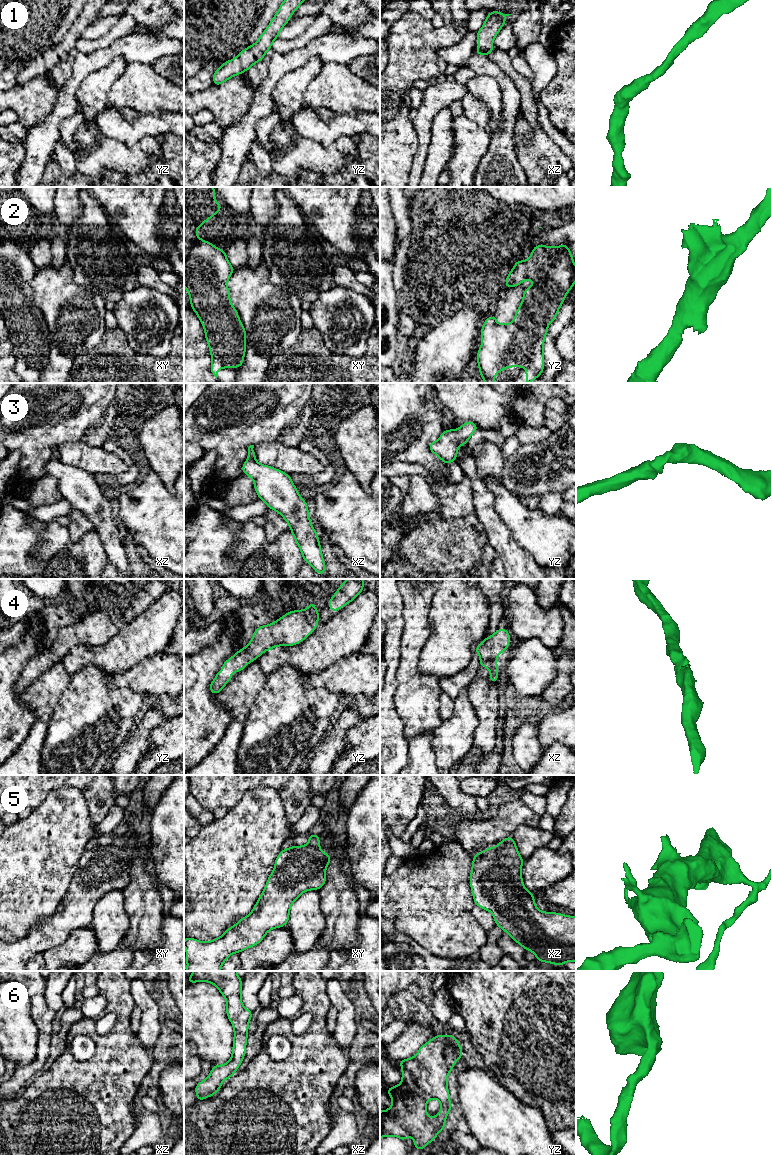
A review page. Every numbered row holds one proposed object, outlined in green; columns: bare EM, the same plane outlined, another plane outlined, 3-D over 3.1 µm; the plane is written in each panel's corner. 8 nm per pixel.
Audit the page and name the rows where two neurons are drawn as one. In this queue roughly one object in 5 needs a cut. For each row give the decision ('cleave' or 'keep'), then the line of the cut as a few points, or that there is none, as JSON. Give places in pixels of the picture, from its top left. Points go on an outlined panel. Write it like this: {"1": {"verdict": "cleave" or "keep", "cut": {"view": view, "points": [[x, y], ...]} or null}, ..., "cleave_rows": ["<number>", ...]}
{"1": {"verdict": "keep", "cut": null}, "2": {"verdict": "keep", "cut": null}, "3": {"verdict": "keep", "cut": null}, "4": {"verdict": "keep", "cut": null}, "5": {"verdict": "keep", "cut": null}, "6": {"verdict": "keep", "cut": null}, "cleave_rows": []}

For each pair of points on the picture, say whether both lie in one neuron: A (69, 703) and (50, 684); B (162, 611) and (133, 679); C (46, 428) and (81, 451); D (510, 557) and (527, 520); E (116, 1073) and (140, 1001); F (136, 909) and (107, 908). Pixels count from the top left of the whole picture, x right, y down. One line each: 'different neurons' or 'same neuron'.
A: different neurons
B: different neurons
C: different neurons
D: different neurons
E: different neurons
F: different neurons

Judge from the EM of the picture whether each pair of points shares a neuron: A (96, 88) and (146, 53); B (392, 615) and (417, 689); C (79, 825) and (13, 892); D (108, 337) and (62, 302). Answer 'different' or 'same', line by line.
A: different
B: different
C: same
D: different

